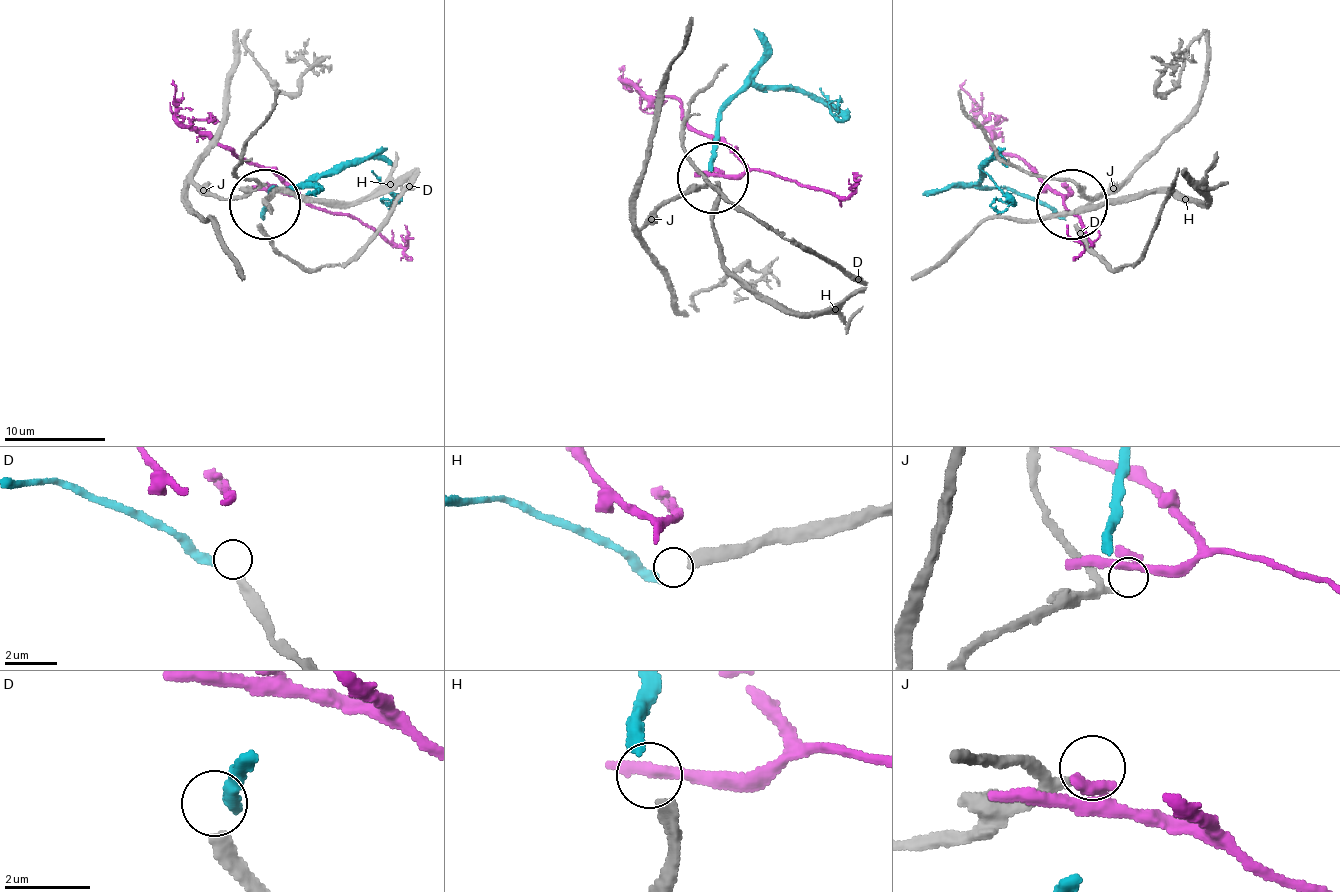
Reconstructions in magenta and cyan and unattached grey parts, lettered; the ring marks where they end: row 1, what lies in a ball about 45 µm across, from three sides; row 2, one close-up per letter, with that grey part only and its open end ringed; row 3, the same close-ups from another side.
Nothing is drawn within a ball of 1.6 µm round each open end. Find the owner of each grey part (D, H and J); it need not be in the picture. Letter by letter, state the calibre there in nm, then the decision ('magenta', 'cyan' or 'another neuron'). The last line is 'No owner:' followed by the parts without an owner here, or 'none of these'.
D: 320 nm | cyan
H: 320 nm | another neuron
J: 200 nm | another neuron
No owner: H, J

